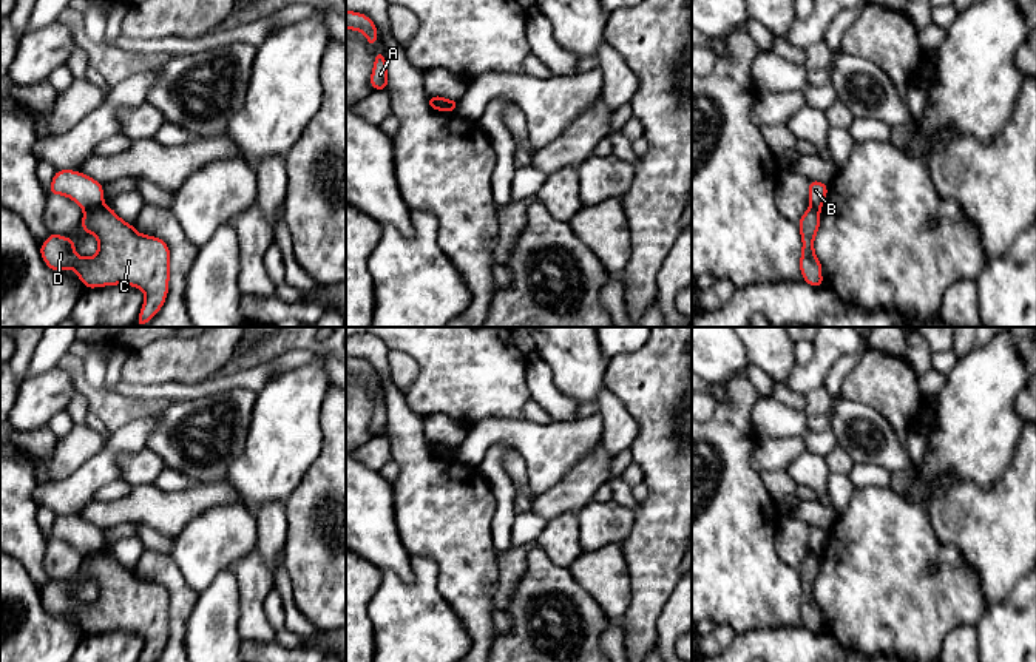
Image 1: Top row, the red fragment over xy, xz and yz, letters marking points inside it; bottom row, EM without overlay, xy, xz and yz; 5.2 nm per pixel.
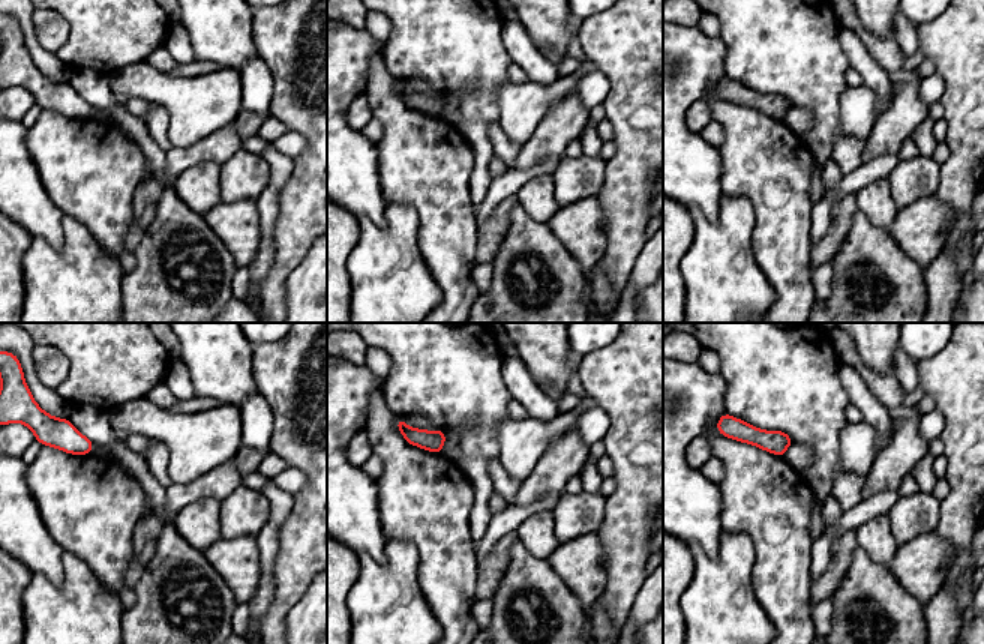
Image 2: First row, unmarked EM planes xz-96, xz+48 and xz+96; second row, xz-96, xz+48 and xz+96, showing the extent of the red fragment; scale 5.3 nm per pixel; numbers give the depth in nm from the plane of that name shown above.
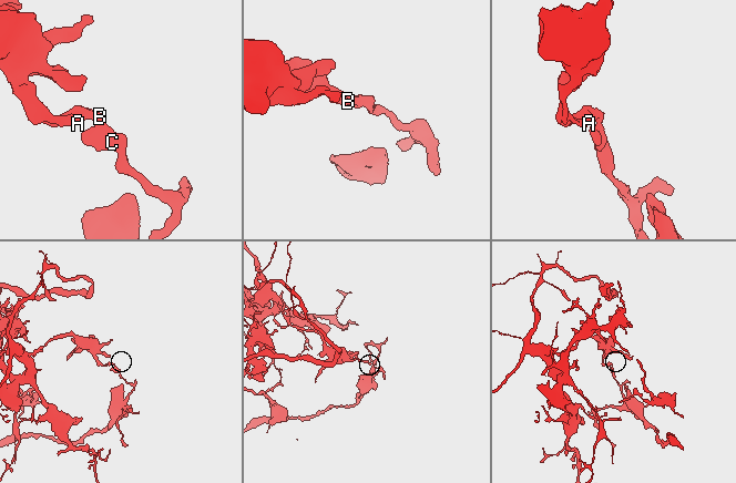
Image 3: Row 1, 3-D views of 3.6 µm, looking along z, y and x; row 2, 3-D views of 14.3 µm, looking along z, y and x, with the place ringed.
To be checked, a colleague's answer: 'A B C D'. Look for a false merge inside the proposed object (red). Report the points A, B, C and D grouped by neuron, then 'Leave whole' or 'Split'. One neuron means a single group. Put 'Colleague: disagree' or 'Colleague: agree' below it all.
Groups: A B / C D. Split
Colleague: disagree

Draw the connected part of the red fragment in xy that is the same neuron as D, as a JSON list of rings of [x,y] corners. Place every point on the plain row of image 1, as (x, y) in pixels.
[[[107,551],[86,556],[82,576],[97,583],[97,599],[79,603],[71,583],[51,579],[40,593],[46,611],[56,617],[73,613],[88,634],[113,630],[139,633],[145,640],[139,662],[154,662],[168,639],[168,591],[159,583],[137,579]]]

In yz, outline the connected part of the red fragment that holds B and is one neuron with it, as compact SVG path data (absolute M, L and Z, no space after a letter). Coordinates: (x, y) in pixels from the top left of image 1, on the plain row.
M809 526L809 548L815 556L821 556L826 545L828 531L818 526Z

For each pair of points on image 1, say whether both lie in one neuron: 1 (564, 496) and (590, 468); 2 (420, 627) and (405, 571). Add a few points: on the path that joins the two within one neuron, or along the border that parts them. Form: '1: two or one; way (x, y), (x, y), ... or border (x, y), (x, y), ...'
1: one; way (570, 489), (585, 474)
2: two; border (383, 570), (396, 573), (405, 582), (414, 580)

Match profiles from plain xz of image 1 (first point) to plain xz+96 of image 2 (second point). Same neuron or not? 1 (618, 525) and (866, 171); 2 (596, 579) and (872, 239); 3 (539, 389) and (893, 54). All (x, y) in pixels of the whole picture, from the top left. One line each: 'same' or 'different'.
1: different
2: different
3: different

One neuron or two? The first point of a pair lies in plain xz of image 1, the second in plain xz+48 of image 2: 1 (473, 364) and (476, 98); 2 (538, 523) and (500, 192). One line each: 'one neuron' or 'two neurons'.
1: one neuron
2: one neuron

